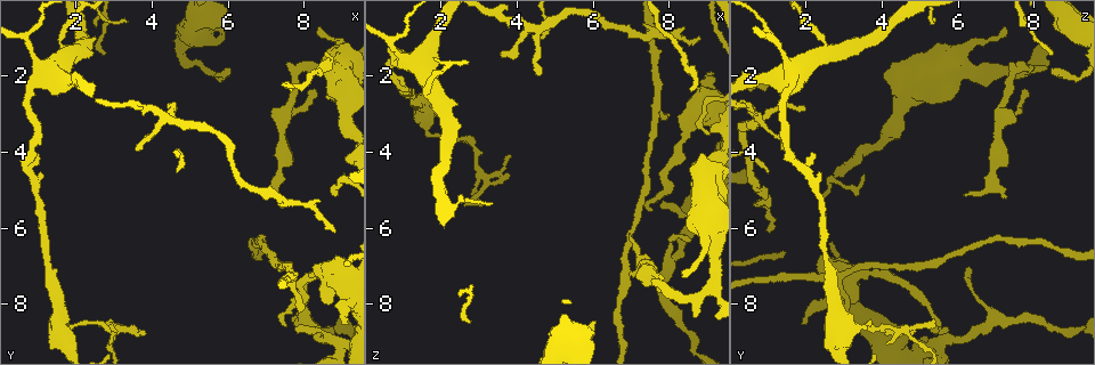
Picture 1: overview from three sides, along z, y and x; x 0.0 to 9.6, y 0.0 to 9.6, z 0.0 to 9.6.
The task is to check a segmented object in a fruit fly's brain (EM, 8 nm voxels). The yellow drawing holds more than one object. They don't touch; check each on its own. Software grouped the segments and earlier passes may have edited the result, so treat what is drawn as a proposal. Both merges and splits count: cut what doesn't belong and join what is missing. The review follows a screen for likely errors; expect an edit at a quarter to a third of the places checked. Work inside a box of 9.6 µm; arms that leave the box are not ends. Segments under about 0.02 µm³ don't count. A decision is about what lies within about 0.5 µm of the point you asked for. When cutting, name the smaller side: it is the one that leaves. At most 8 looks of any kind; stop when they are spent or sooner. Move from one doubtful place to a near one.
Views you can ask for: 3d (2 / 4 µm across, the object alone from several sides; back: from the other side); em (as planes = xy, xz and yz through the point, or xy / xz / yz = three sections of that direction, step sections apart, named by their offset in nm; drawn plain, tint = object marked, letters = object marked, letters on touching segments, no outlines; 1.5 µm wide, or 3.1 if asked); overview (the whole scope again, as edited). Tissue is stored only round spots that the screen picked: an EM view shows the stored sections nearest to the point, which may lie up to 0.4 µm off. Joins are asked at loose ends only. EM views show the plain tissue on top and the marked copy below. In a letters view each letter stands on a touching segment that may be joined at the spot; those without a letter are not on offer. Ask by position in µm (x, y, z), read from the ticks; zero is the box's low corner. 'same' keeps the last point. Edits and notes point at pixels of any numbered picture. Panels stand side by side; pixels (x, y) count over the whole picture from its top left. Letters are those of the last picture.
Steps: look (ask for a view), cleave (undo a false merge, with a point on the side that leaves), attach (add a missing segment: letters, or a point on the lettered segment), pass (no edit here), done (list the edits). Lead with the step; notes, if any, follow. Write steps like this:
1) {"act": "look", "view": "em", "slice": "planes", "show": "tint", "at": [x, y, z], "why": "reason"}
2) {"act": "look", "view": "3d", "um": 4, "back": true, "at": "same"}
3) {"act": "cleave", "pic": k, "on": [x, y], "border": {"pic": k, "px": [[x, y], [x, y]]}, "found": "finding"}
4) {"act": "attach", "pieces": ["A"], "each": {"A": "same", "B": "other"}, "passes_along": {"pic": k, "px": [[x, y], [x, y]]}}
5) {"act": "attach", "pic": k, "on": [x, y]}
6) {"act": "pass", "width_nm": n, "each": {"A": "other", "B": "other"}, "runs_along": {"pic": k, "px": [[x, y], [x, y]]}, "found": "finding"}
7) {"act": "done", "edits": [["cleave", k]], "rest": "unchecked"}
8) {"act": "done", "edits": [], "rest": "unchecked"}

{"act": "look", "view": "em", "slice": "planes", "show": "tint", "at": [9.15, 3.25, 4.30], "why": "calibre changes"}

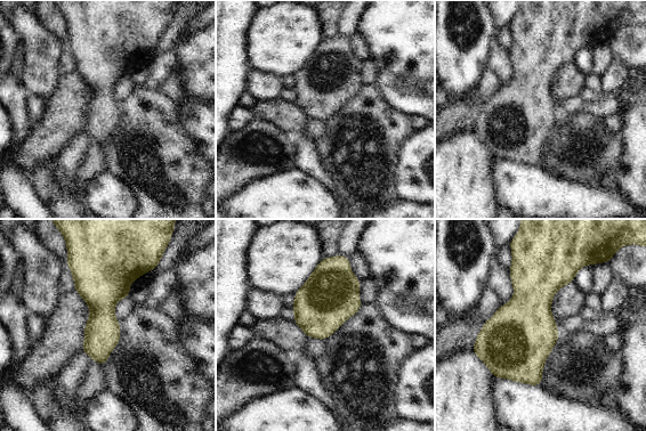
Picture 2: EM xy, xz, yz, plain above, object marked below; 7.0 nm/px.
{"act": "look", "view": "em", "slice": "planes", "show": "letters", "at": "same"}

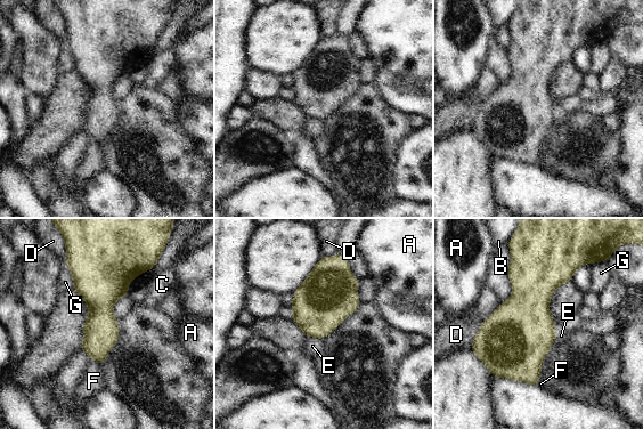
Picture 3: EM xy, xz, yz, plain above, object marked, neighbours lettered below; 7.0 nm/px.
{"act": "pass", "longest_contact_nm": ["D", 200], "each": {"A": "other", "B": "other", "C": "other", "D": "other", "E": "other", "F": "other", "G": "other"}, "found": "continuous, no second neuron"}

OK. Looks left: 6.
{"act": "look", "view": "em", "slice": "planes", "show": "letters", "at": [6.10, 1.80, 8.45], "why": "free end"}

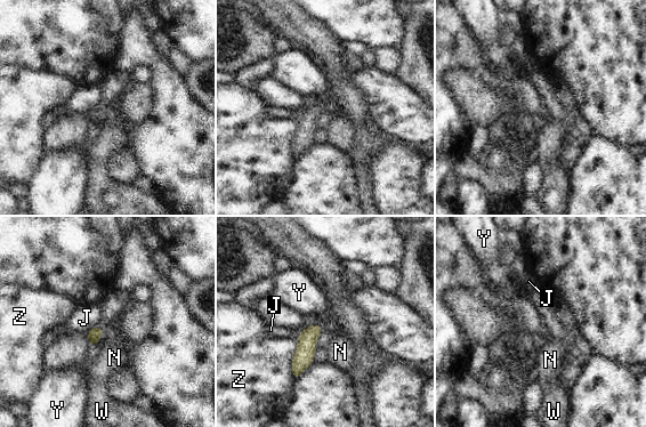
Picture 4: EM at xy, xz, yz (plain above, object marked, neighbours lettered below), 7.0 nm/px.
{"act": "pass", "each": {"J": "other", "N": "other", "W": "other", "Y": "other", "Z": "other"}, "border": {"pic": 4, "px": [[305, 328], [297, 338]]}, "found": "none of them fits"}

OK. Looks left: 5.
{"act": "look", "view": "3d", "um": 2, "back": true, "at": [8.65, 1.80, 8.30], "why": "branch stops here"}

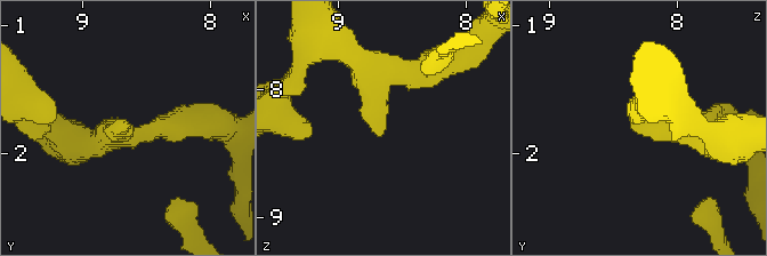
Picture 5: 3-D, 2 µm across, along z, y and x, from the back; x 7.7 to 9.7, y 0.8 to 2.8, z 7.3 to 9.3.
{"act": "look", "view": "em", "slice": "planes", "show": "letters", "at": [8.68, 1.74, 8.32], "arm_widths_nm": [200, 300], "why": "need the tissue"}

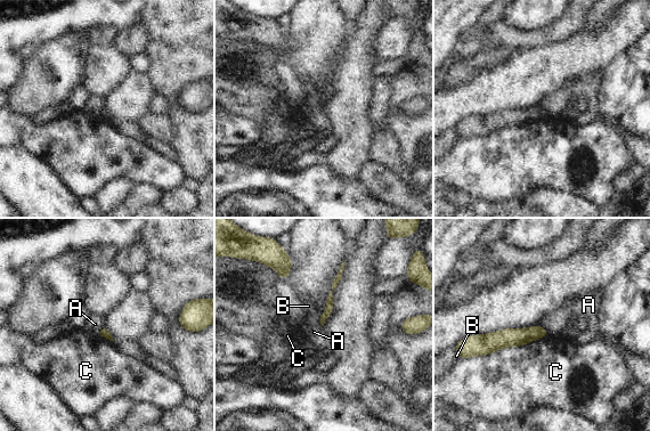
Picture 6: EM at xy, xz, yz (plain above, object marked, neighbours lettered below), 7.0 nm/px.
{"act": "pass", "longest_contact_nm": ["C", 600], "each": {"A": "other", "B": "other", "C": "other"}, "found": "none of them fits"}

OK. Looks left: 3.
{"act": "done", "edits": [], "rest": "unchecked"}

